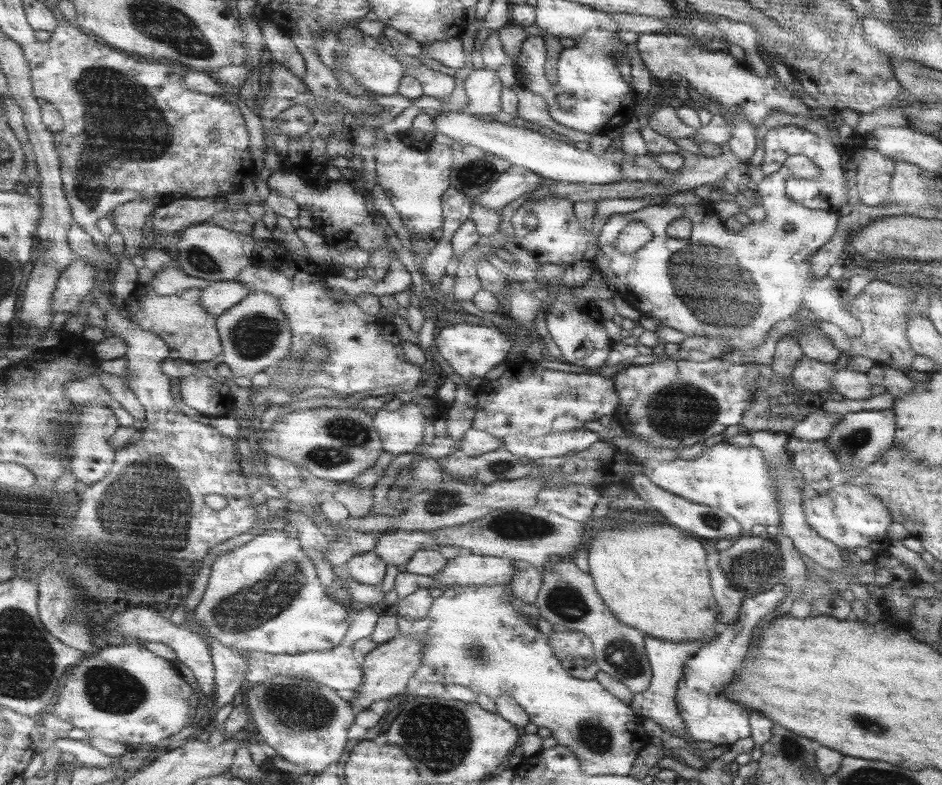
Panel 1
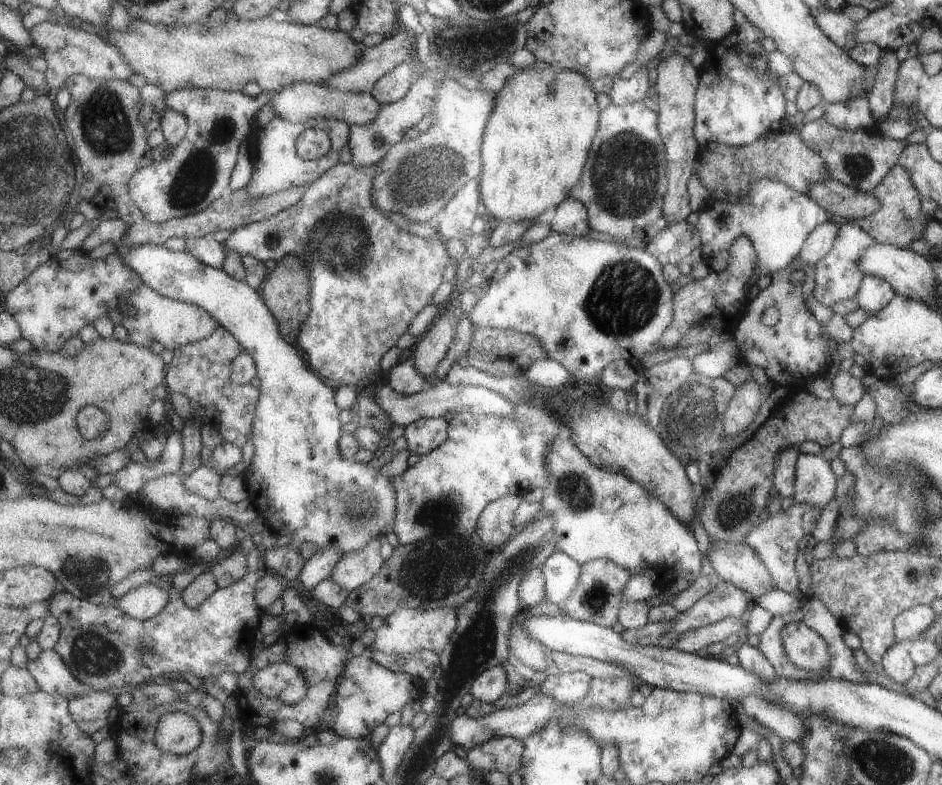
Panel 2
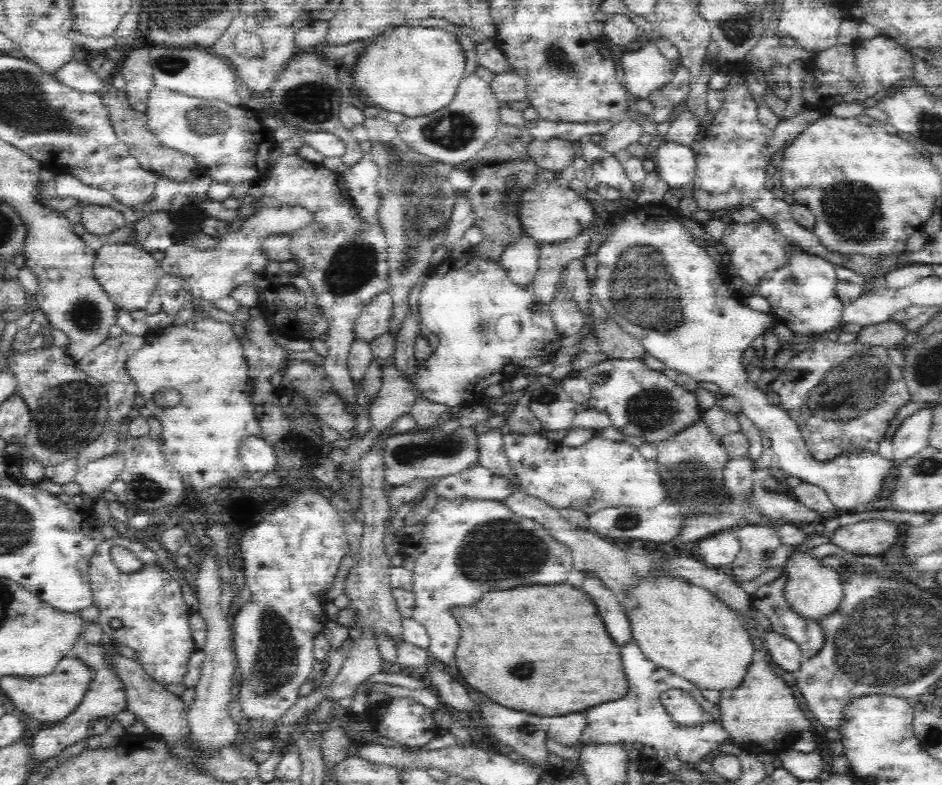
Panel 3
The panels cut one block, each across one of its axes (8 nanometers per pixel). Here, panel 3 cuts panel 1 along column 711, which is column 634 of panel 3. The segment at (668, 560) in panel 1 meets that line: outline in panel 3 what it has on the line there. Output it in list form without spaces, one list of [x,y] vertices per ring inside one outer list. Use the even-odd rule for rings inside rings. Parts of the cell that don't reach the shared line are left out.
[[[652,568],[650,572],[636,576],[636,582],[626,592],[614,592],[620,600],[624,614],[630,622],[630,632],[640,650],[646,654],[646,658],[652,660],[654,666],[664,668],[672,672],[674,676],[680,676],[702,690],[730,690],[738,688],[748,668],[754,660],[760,658],[756,652],[750,634],[742,628],[742,618],[734,614],[714,592],[708,592],[702,586],[688,584],[686,580],[674,576],[672,572],[666,572],[666,568]]]

